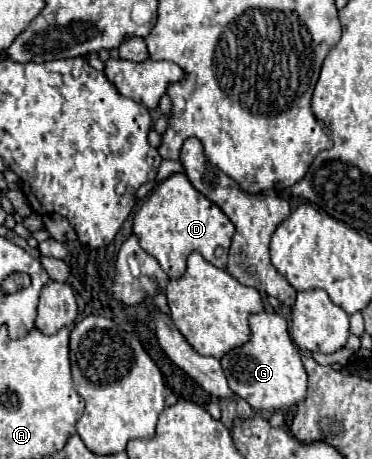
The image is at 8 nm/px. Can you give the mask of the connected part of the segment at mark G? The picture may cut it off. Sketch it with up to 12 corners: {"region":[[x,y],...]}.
{"region":[[251,315],[251,341],[221,359],[255,411],[307,395],[287,319]]}

